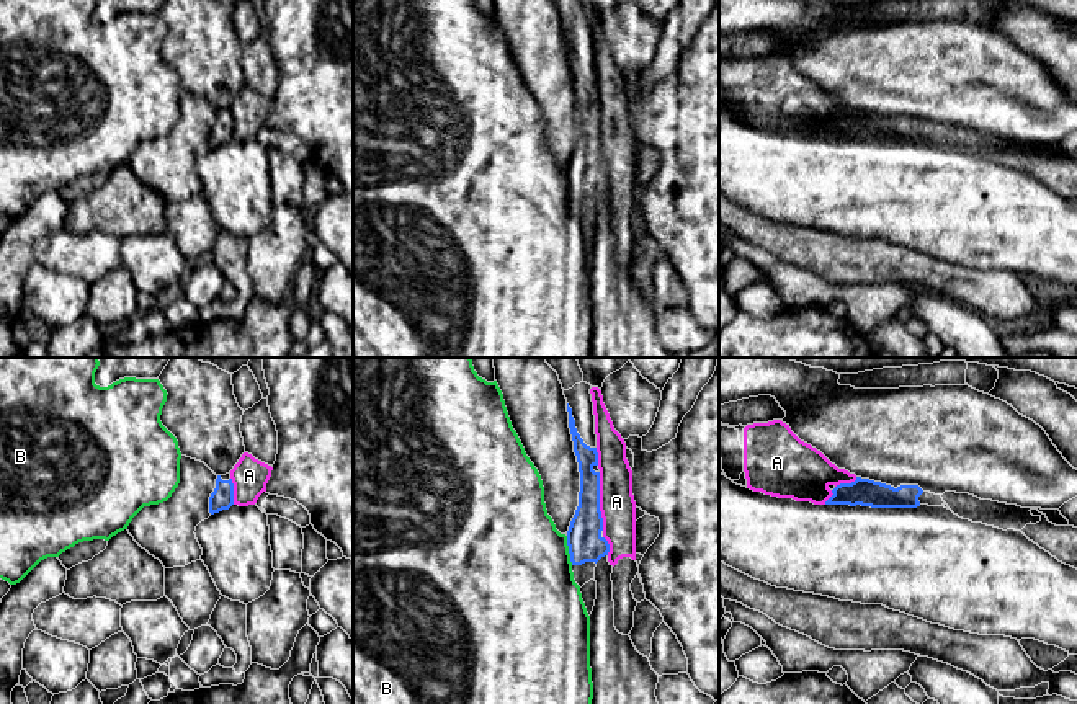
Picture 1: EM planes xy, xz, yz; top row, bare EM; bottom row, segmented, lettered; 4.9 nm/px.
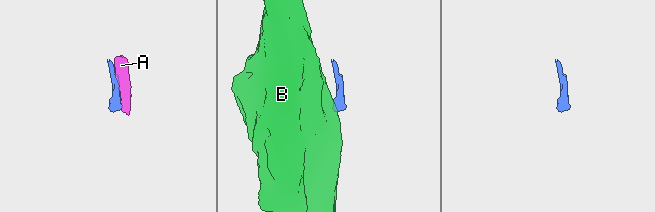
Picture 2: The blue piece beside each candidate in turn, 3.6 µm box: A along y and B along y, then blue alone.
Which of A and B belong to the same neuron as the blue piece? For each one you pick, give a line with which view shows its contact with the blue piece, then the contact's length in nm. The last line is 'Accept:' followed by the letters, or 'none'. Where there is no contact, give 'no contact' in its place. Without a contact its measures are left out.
Accept: none

